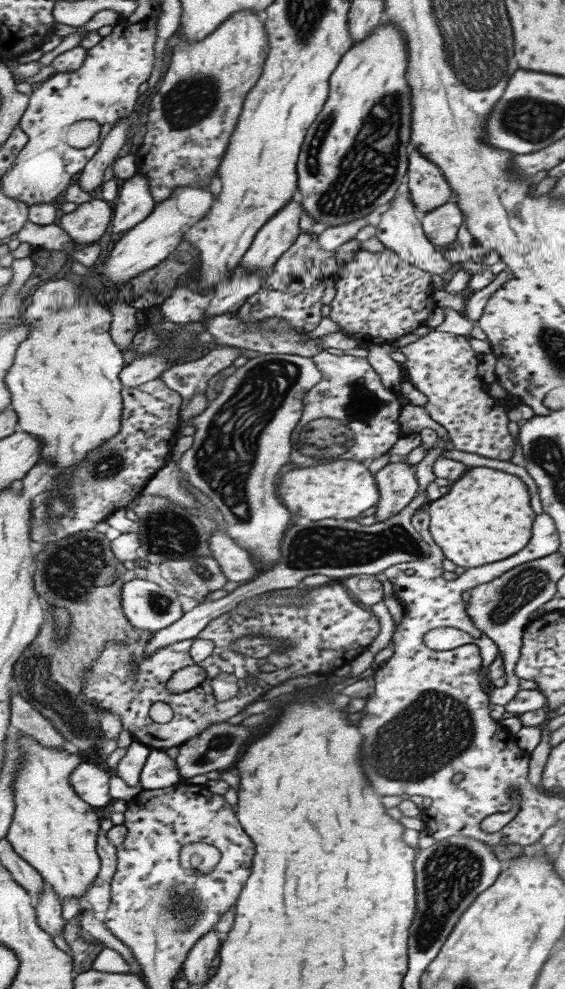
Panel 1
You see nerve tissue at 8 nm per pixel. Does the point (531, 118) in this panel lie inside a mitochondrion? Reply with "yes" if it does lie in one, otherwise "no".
yes

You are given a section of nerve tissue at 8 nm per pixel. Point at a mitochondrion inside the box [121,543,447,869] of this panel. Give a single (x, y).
(220, 741)

